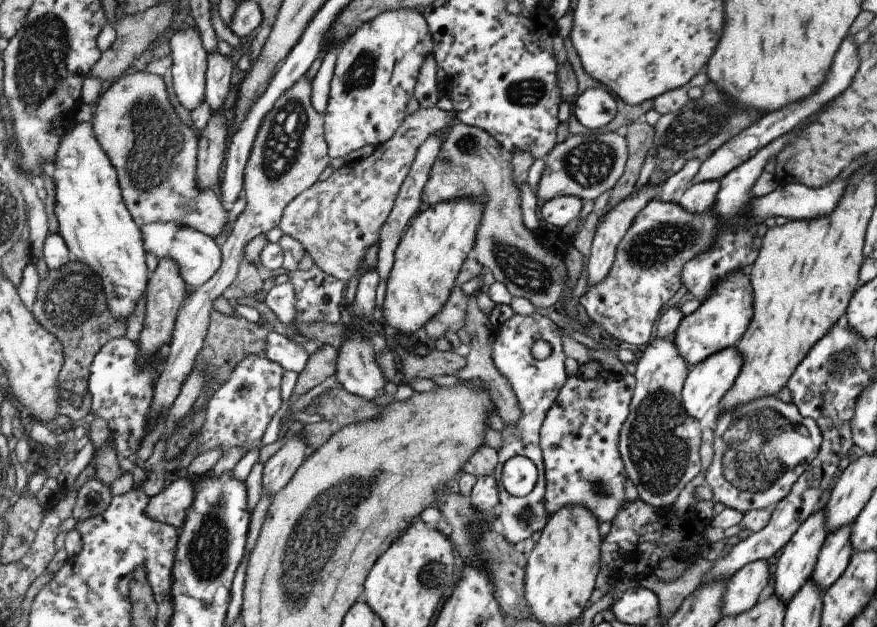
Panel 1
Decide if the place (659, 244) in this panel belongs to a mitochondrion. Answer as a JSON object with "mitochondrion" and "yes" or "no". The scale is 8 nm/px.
{"mitochondrion":"yes"}

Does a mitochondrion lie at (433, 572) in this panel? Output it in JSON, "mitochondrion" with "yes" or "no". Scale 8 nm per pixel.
{"mitochondrion":"yes"}

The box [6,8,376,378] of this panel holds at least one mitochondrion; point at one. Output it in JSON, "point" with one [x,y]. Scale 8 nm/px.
{"point":[43,49]}

